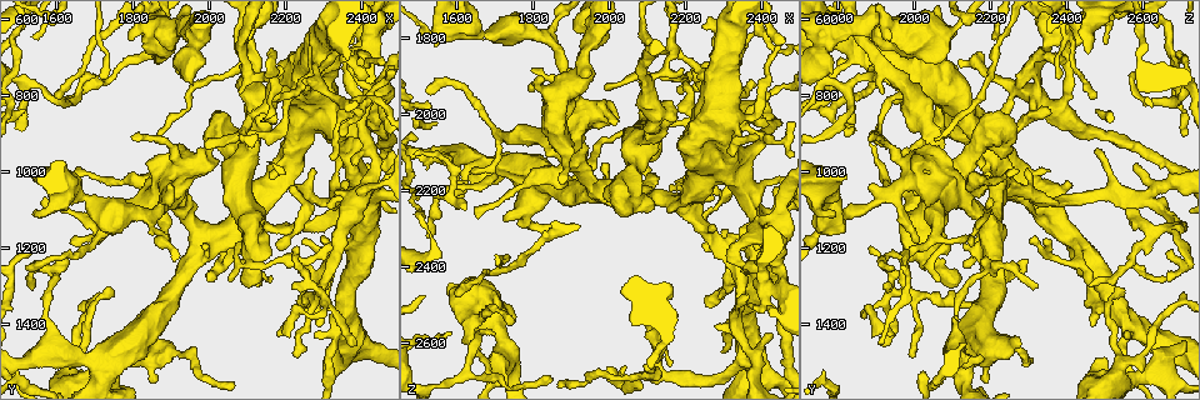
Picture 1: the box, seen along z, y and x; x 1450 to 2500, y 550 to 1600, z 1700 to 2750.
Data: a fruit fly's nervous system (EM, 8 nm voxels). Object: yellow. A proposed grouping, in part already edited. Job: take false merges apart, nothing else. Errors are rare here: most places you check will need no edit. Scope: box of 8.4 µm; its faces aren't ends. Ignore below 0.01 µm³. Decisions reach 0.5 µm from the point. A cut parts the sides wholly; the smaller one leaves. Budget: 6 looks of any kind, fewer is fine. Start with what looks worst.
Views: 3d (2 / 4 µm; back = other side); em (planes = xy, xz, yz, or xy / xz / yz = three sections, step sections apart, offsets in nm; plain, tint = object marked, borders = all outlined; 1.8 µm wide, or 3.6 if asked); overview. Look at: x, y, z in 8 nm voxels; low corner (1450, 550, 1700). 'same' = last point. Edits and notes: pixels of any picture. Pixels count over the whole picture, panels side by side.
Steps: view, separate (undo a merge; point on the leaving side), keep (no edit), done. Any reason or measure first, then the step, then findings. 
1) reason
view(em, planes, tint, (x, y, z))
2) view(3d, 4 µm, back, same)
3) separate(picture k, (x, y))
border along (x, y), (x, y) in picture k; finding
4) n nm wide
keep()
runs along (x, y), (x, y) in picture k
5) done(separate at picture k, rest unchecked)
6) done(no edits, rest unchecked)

a fork
view(em, planes, plain, (2350, 1070, 2600))

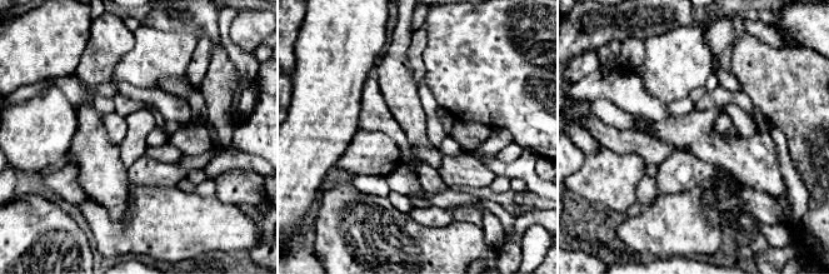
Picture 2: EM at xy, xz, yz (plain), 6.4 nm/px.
view(em, planes, tint, same)

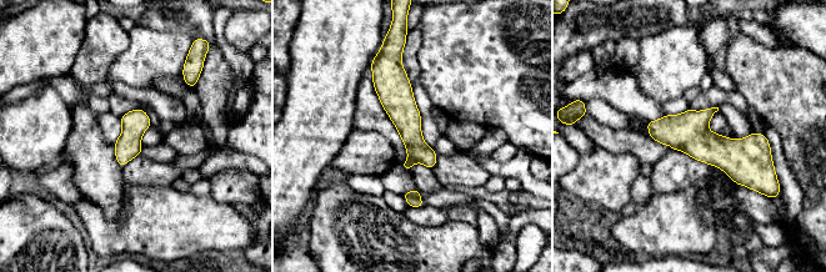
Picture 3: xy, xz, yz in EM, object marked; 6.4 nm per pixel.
keep()
runs along (650, 124), (712, 149), (766, 149) in picture 3; all the same cell

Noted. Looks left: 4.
sudden change in width
view(em, 3.6 µm, yz, step 4, tint, (2285, 700, 1865))

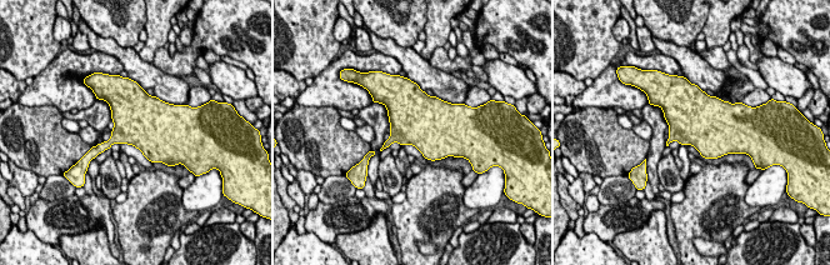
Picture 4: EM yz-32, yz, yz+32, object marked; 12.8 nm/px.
another direction
view(em, 3.6 µm, xy, step 4, borders, same)

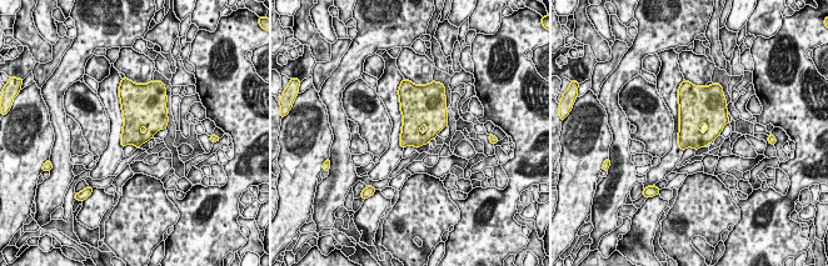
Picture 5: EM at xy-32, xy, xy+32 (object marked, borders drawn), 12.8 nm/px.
keep()
continuous, no second cell

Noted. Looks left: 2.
sharp bend
view(em, planes, tint, (2185, 1005, 2230))

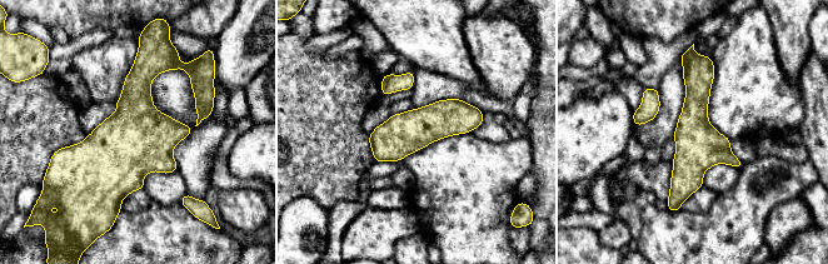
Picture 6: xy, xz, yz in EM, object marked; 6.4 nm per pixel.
keep()
runs along (691, 55), (694, 155), (674, 202) in picture 6; one cell here

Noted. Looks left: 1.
done(no edits, rest unchecked)

